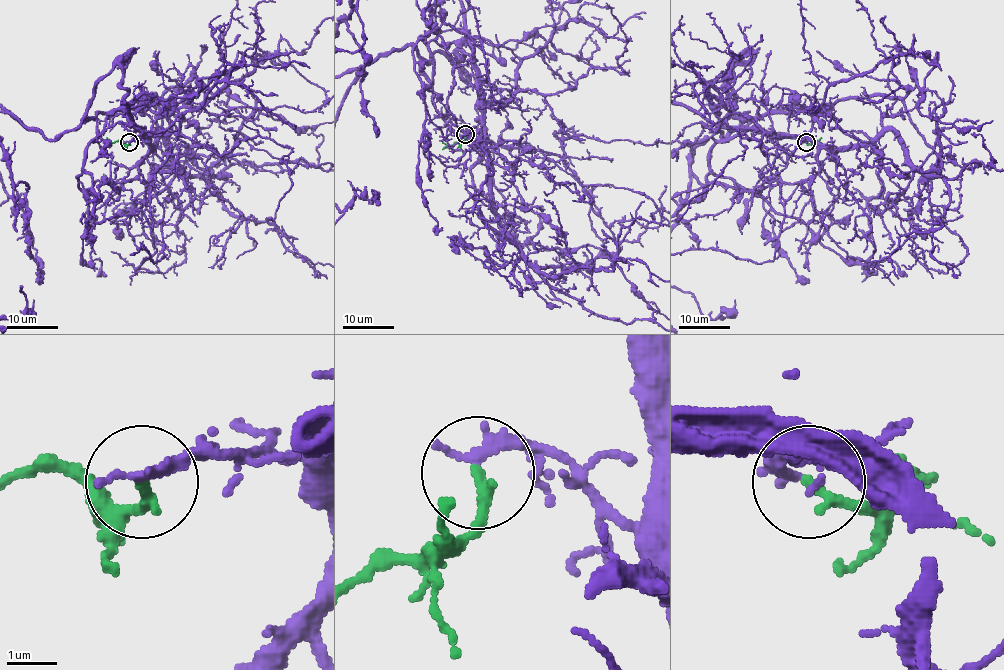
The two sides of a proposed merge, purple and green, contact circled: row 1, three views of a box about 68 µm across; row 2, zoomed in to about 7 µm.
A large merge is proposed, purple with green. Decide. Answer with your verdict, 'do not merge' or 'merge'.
merge

